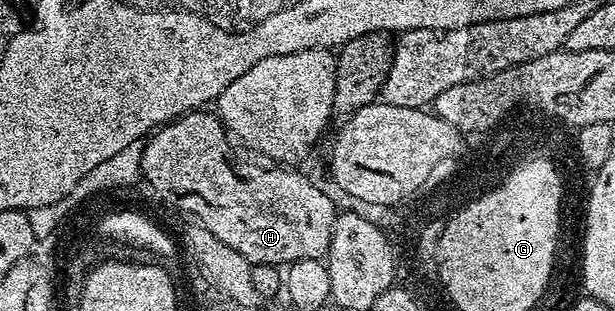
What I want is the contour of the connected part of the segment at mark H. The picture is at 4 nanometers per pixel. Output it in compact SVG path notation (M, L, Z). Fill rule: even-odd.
M191 110L159 126L145 139L141 170L144 182L172 209L208 228L212 236L236 248L252 264L263 262L282 268L298 260L325 259L336 217L333 200L294 170L298 168L237 162L226 127L217 113L208 111Z

